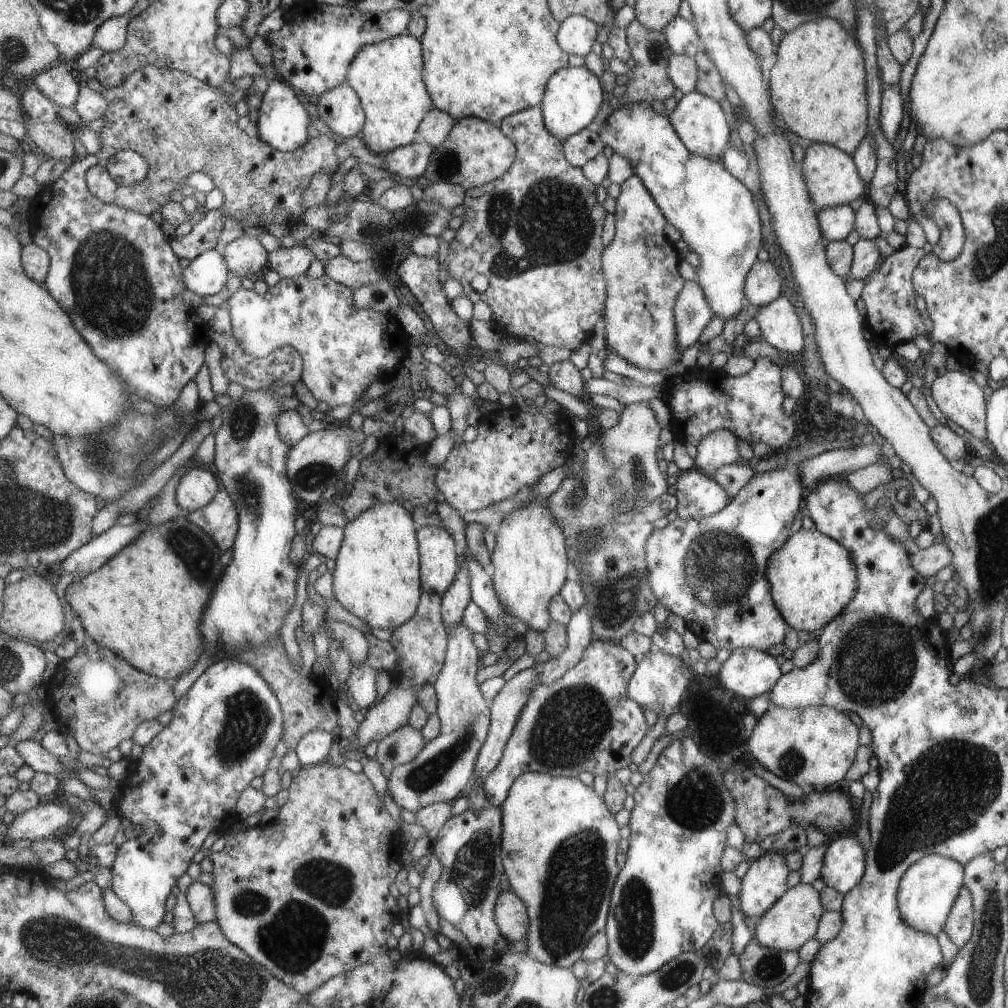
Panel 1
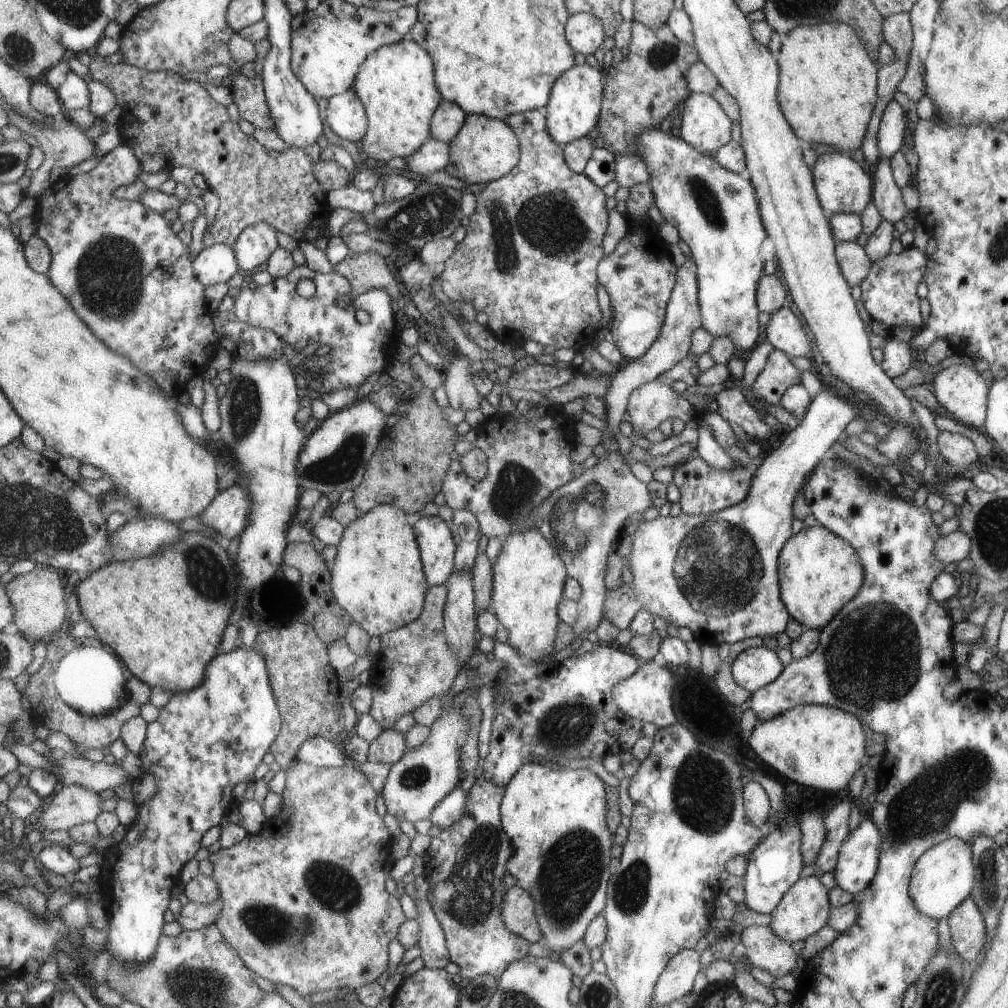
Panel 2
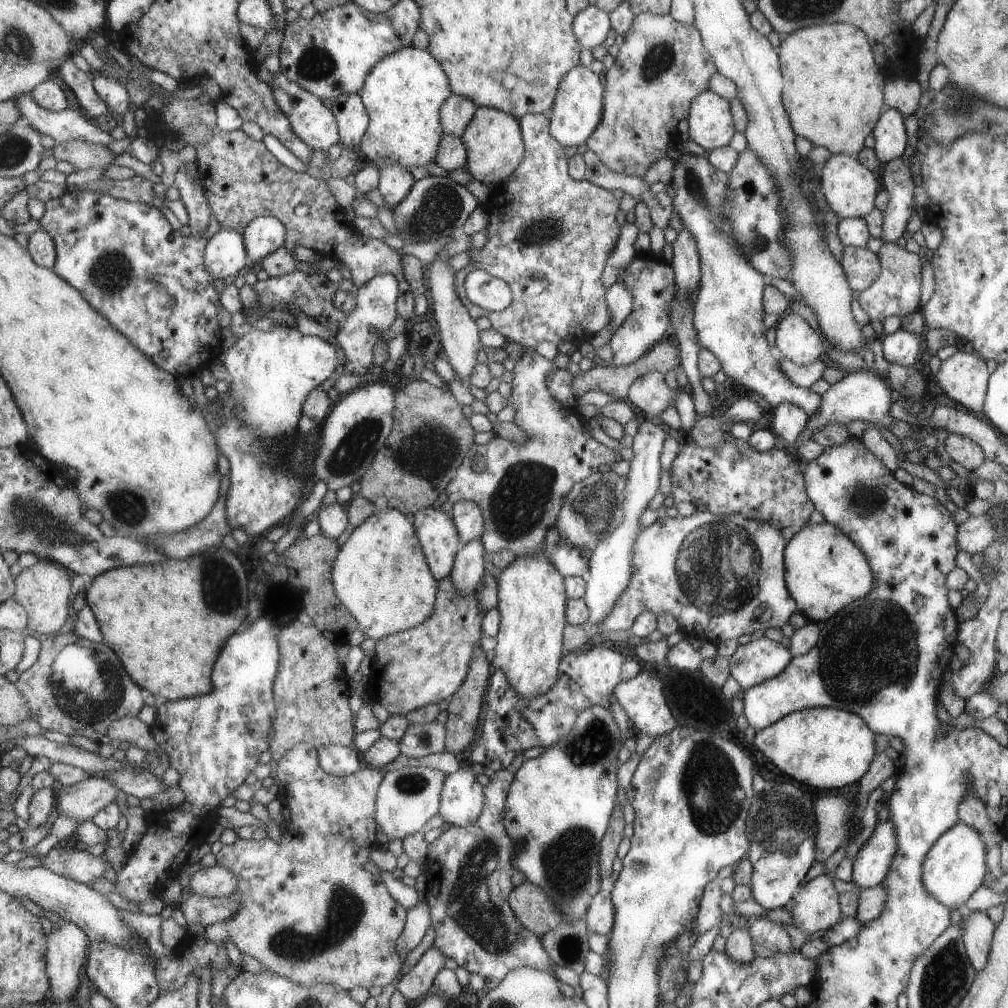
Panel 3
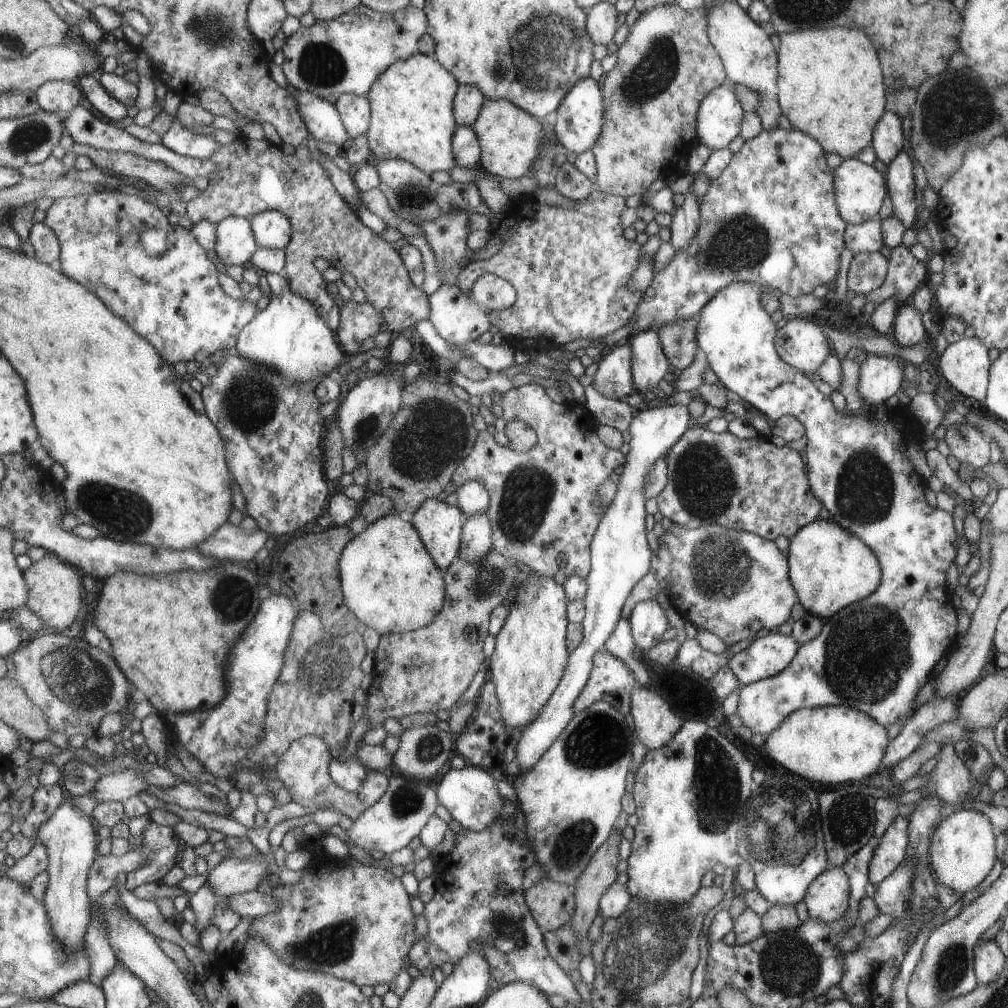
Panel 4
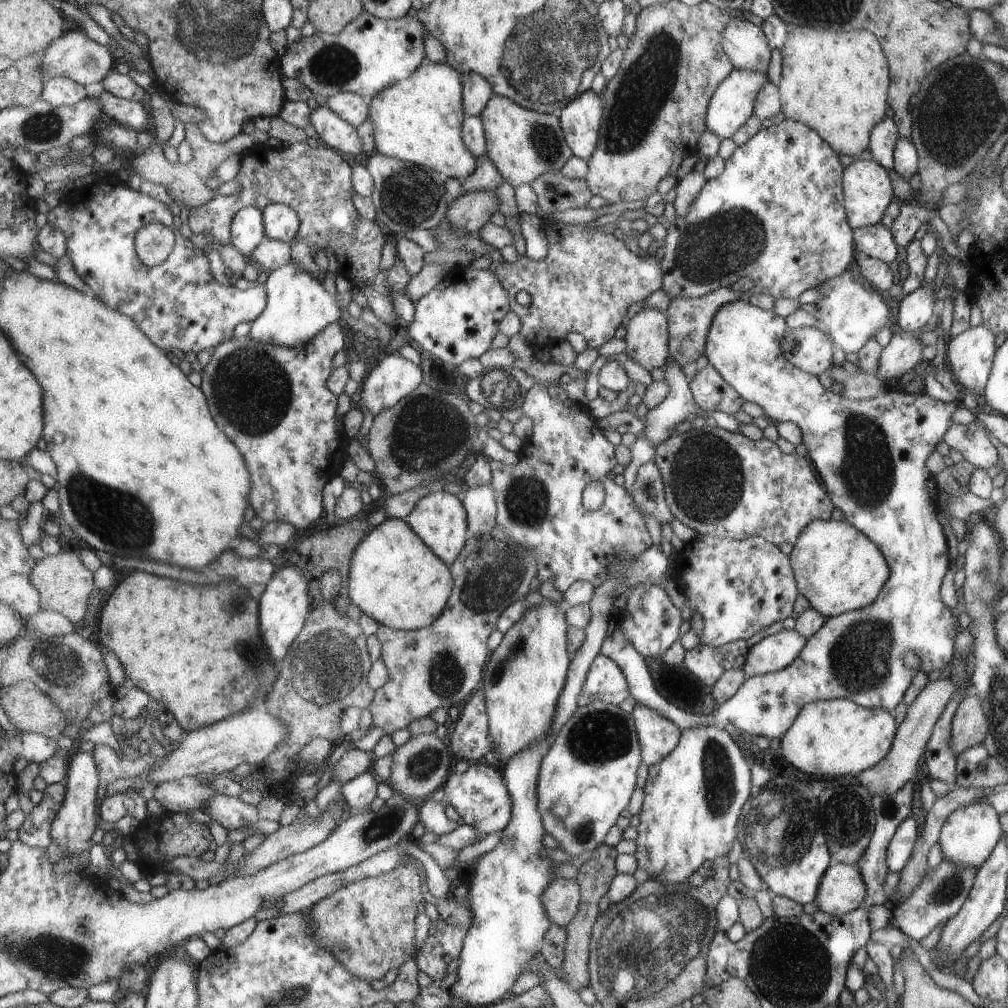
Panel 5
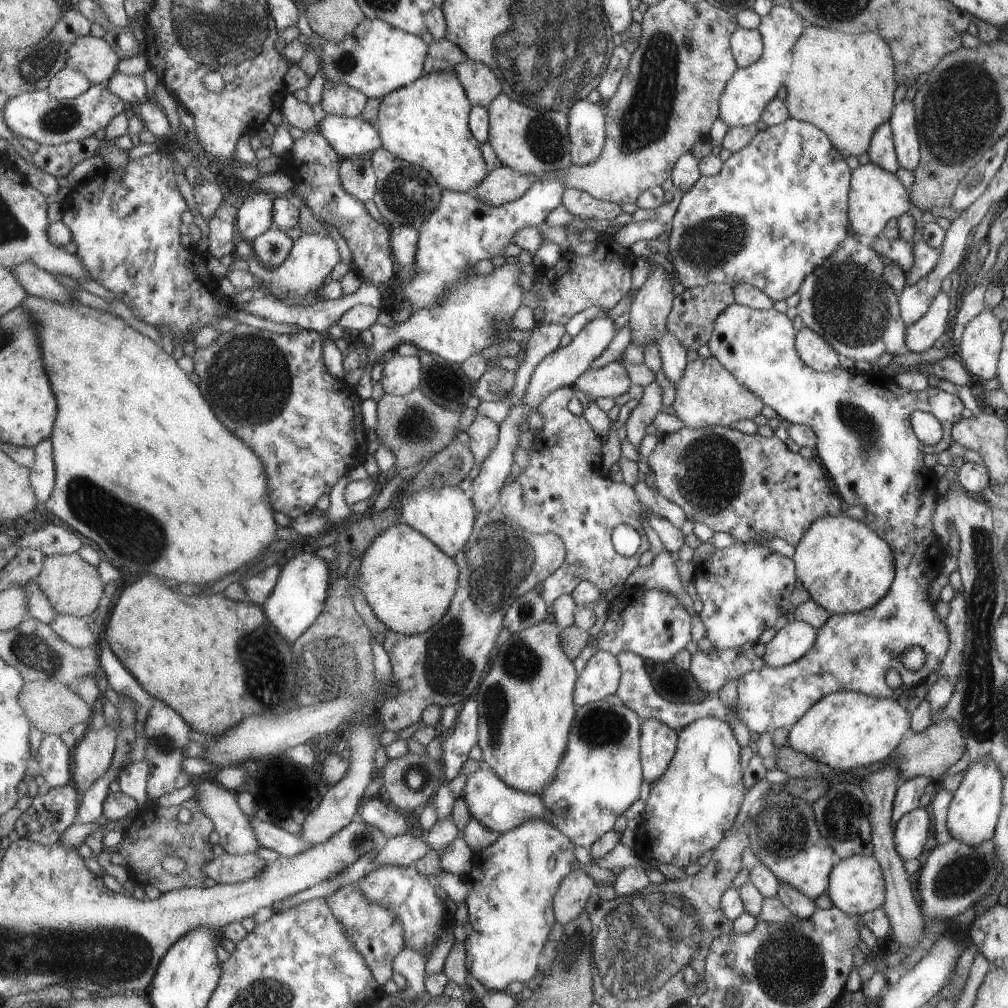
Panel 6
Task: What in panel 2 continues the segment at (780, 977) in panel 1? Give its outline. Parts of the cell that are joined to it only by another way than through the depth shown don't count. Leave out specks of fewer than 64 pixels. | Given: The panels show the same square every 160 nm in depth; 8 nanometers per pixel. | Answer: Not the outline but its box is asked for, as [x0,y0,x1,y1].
[740,925,801,978]

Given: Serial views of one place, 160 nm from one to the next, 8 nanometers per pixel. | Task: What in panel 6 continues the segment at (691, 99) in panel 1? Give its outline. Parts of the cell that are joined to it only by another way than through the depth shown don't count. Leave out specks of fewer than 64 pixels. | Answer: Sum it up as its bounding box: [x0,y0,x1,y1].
[717,5,805,127]

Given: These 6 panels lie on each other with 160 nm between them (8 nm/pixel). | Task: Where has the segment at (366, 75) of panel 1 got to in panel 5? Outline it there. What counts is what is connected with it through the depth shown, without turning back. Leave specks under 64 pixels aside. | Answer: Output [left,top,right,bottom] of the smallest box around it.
[370,60,477,181]

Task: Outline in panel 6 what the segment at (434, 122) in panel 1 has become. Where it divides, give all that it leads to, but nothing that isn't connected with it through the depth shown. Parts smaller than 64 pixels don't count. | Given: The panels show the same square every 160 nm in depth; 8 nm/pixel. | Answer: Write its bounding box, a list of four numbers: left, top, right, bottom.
[456,58,503,108]

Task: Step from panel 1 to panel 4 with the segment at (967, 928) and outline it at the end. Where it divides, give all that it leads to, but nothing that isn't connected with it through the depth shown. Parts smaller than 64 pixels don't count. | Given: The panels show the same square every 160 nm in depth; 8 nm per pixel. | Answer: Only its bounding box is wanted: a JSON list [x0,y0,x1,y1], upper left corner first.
[973,938,1004,985]

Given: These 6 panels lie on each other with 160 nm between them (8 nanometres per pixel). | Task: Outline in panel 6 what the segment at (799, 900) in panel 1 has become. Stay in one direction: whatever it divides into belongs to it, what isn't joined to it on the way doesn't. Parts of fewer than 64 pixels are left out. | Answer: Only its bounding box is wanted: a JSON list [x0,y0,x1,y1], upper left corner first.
[827,854,885,915]

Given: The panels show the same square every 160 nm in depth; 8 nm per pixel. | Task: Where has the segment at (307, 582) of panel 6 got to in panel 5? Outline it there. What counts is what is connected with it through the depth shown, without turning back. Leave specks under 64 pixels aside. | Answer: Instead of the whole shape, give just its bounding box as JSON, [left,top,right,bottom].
[260,566,310,663]

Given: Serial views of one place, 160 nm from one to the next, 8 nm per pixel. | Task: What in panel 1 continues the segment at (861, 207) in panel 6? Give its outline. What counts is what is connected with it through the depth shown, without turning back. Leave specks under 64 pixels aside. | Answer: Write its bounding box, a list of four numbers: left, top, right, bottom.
[801,143,865,209]

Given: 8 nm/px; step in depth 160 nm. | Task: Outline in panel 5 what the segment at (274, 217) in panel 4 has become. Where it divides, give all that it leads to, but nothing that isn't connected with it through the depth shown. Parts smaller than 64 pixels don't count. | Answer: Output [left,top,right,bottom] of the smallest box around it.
[263,203,301,243]

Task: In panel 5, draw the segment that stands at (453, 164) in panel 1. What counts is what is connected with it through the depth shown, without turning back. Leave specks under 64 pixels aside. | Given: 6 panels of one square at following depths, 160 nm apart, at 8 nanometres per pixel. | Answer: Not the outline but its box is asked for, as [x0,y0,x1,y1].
[480,95,572,188]

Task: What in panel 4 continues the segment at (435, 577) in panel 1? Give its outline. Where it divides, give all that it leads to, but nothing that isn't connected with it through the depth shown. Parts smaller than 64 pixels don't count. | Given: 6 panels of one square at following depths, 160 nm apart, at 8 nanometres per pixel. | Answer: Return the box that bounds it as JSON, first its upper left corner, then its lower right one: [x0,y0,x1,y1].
[408,499,467,572]

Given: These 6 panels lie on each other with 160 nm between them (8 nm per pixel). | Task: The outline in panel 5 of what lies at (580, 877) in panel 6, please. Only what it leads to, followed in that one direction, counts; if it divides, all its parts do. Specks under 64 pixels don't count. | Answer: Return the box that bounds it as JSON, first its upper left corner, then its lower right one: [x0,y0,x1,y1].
[542,877,580,927]

